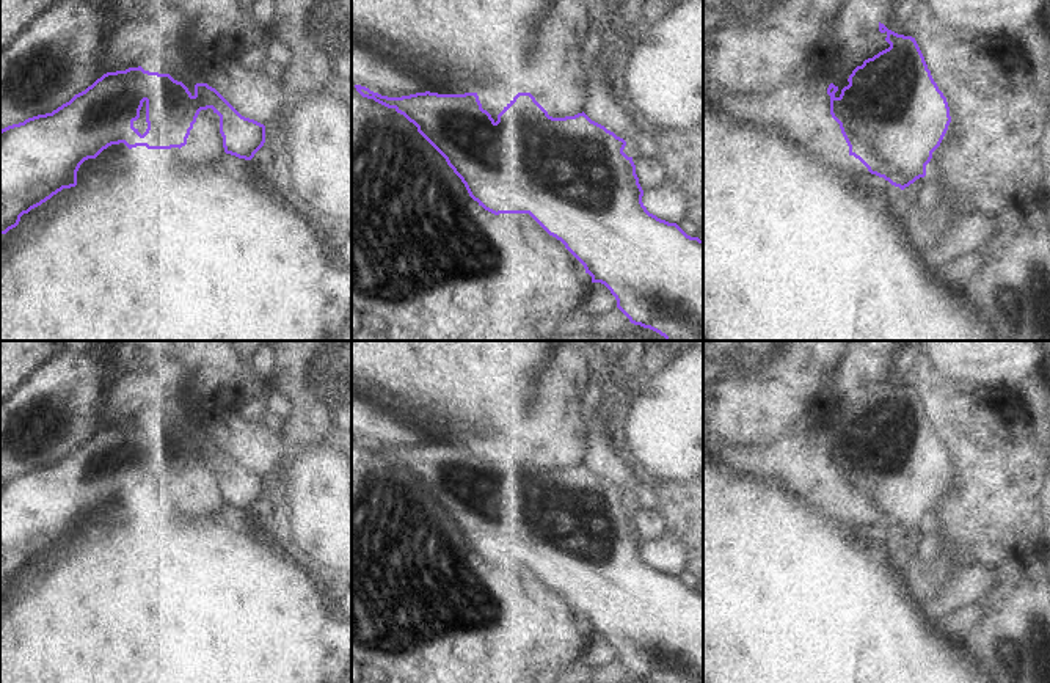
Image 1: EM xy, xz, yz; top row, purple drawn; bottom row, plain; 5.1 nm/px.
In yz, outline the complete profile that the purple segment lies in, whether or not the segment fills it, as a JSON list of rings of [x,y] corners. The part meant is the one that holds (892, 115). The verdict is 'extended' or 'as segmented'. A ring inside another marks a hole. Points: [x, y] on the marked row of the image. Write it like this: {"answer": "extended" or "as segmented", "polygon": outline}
{"answer": "as segmented", "polygon": [[[880,22],[879,31],[887,35],[890,47],[857,66],[838,97],[838,86],[829,85],[830,115],[840,124],[849,155],[859,159],[871,174],[904,190],[926,176],[926,165],[940,146],[951,116],[915,38],[898,35]]]}

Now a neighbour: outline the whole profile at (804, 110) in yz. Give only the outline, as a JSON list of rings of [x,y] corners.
[[[824,77],[807,85],[791,86],[777,94],[766,107],[772,121],[783,126],[800,141],[826,159],[841,159],[849,146],[840,124],[830,115],[829,82]]]

